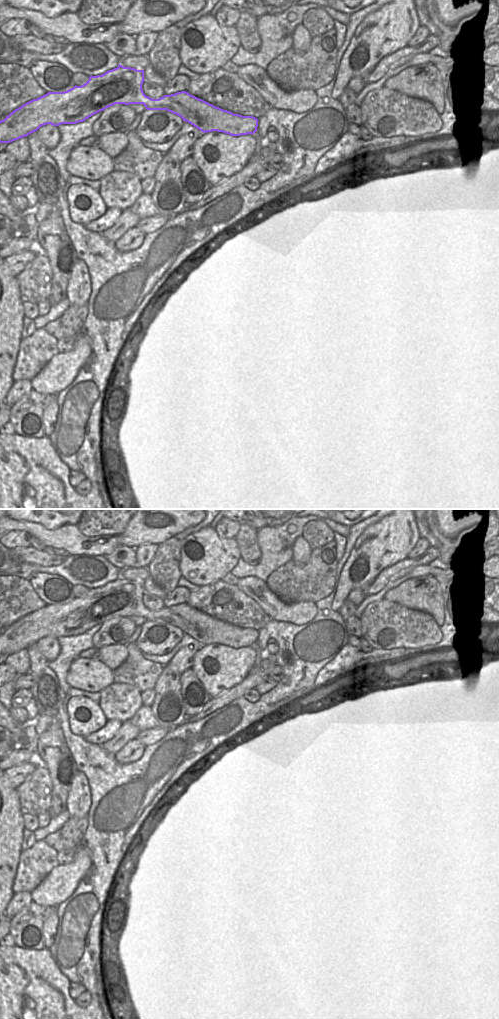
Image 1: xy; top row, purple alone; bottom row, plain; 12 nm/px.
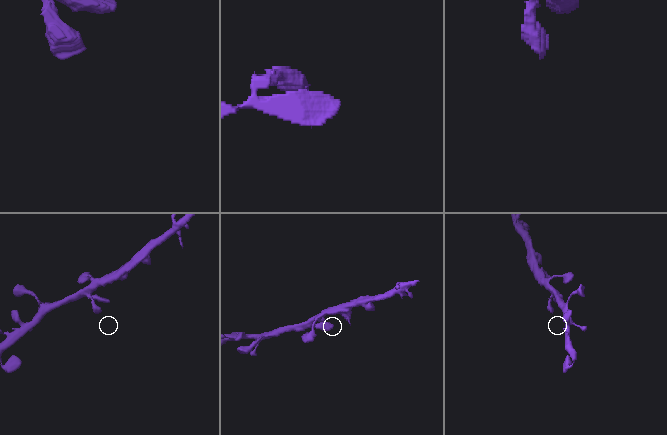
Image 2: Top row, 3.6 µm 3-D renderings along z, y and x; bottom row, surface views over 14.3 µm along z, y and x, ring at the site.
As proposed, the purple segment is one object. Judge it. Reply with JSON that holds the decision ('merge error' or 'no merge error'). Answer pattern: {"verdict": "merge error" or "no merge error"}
{"verdict": "no merge error"}

